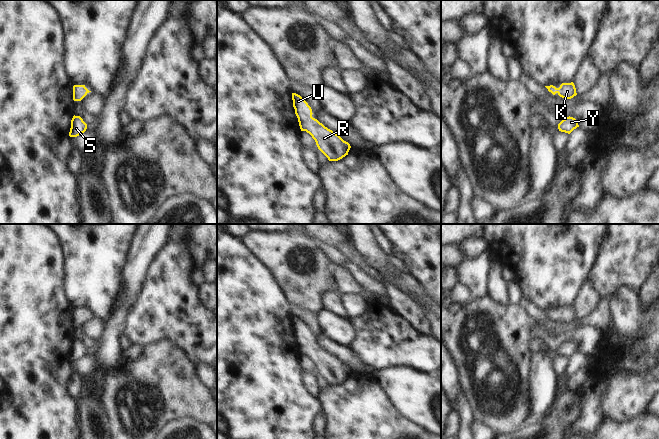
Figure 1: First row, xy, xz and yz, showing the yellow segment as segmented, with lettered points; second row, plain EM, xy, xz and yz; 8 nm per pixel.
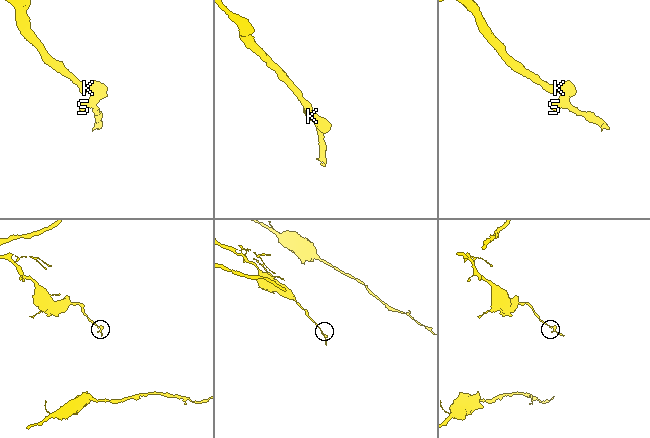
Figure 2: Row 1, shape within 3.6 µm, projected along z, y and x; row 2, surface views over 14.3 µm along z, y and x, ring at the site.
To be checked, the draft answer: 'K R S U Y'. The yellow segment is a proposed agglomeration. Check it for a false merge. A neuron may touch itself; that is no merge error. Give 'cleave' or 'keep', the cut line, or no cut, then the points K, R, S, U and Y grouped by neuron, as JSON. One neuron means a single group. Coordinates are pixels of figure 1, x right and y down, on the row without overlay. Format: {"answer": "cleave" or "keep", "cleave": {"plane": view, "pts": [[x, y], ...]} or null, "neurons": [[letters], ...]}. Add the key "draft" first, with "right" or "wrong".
{"draft": "right", "answer": "keep", "cleave": null, "neurons": [["K", "R", "S", "U", "Y"]]}

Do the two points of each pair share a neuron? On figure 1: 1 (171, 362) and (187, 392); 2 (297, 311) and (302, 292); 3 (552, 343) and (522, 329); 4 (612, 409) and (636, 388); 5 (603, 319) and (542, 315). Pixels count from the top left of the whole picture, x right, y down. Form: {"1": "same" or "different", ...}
{"1": "same", "2": "different", "3": "different", "4": "same", "5": "same"}

